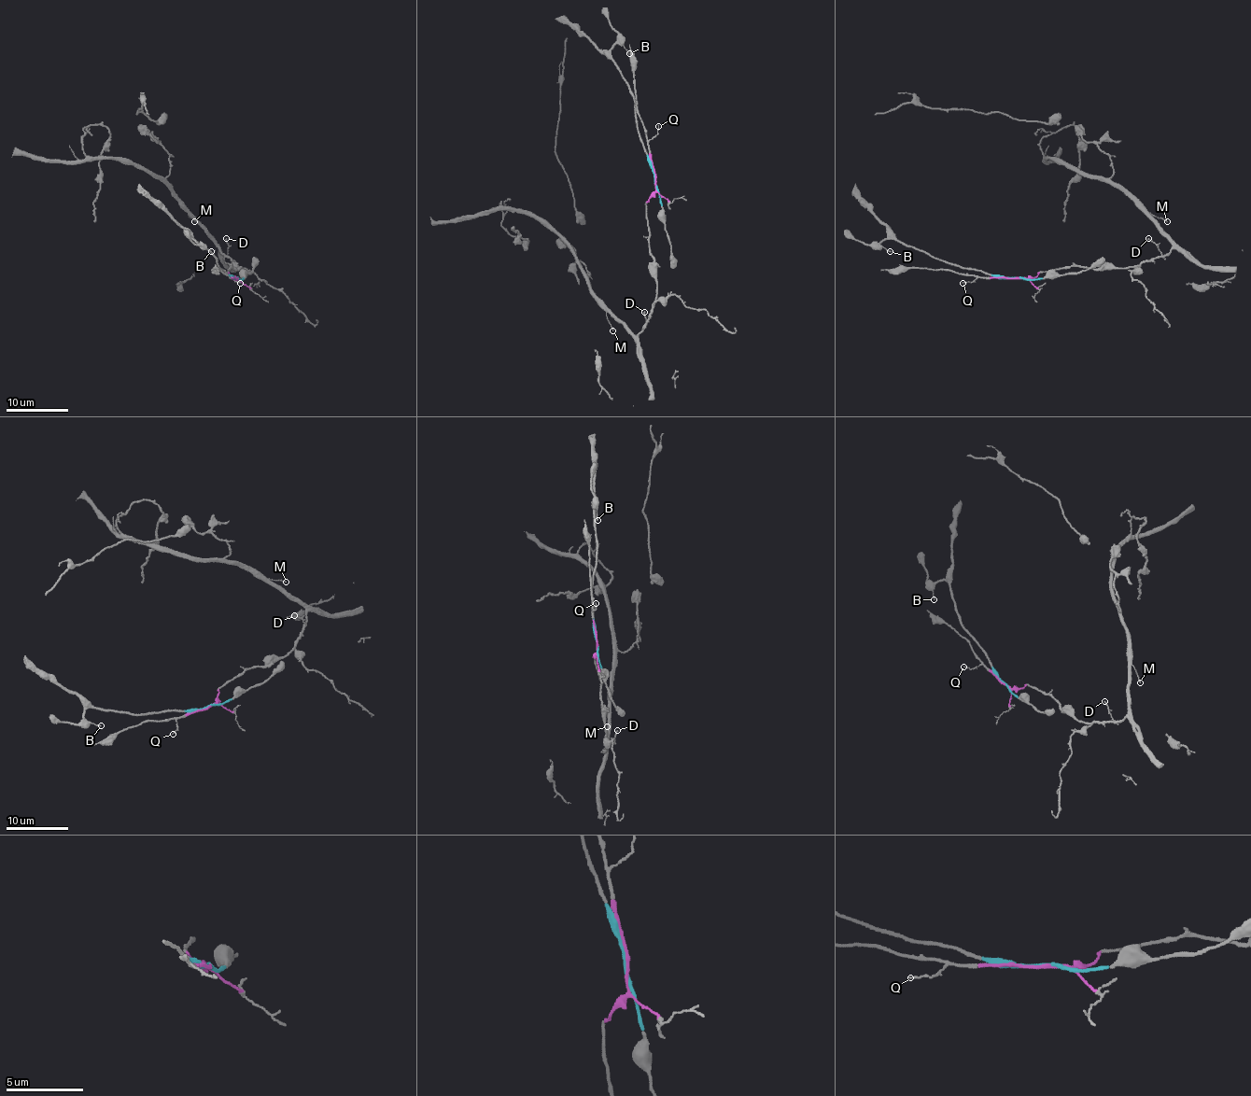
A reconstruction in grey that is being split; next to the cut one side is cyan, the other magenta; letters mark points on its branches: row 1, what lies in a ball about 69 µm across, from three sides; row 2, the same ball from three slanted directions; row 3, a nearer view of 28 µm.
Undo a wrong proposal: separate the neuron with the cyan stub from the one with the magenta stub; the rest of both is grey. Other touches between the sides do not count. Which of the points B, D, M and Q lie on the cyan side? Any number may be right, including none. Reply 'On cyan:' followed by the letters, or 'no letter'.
On cyan: B

